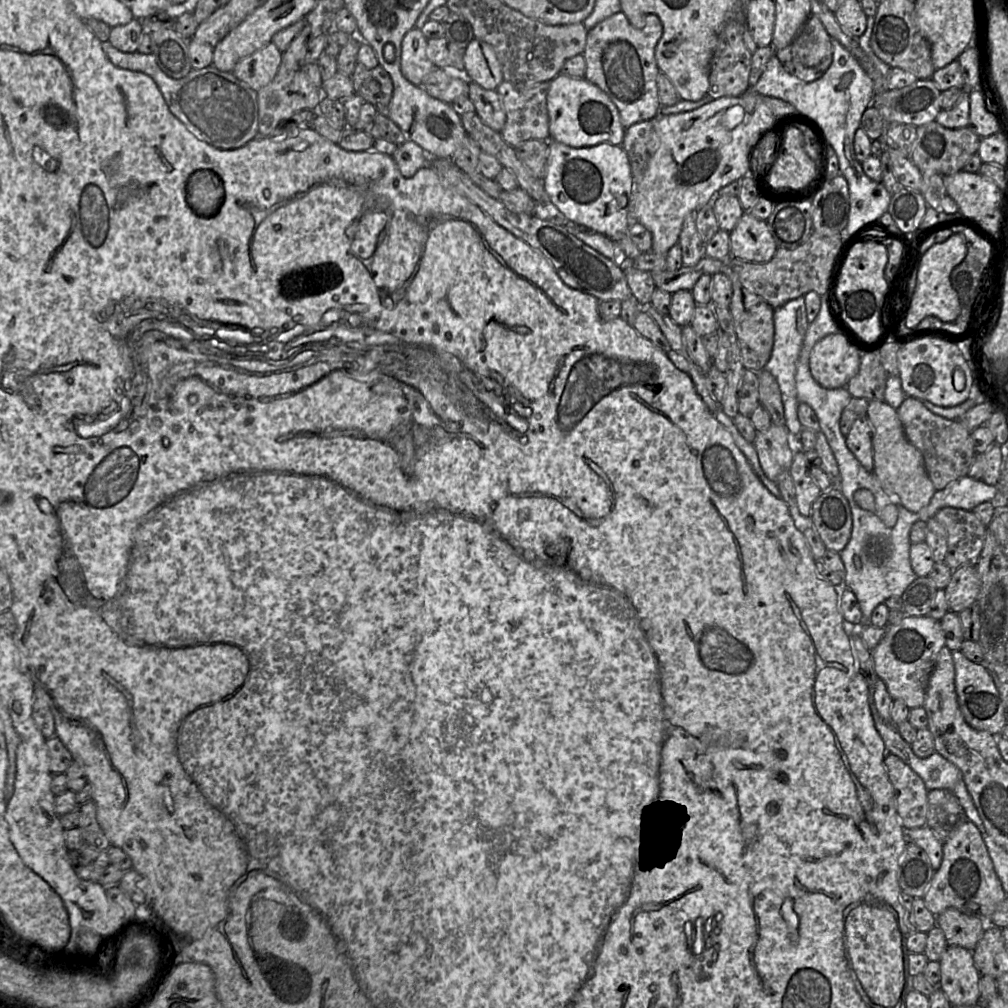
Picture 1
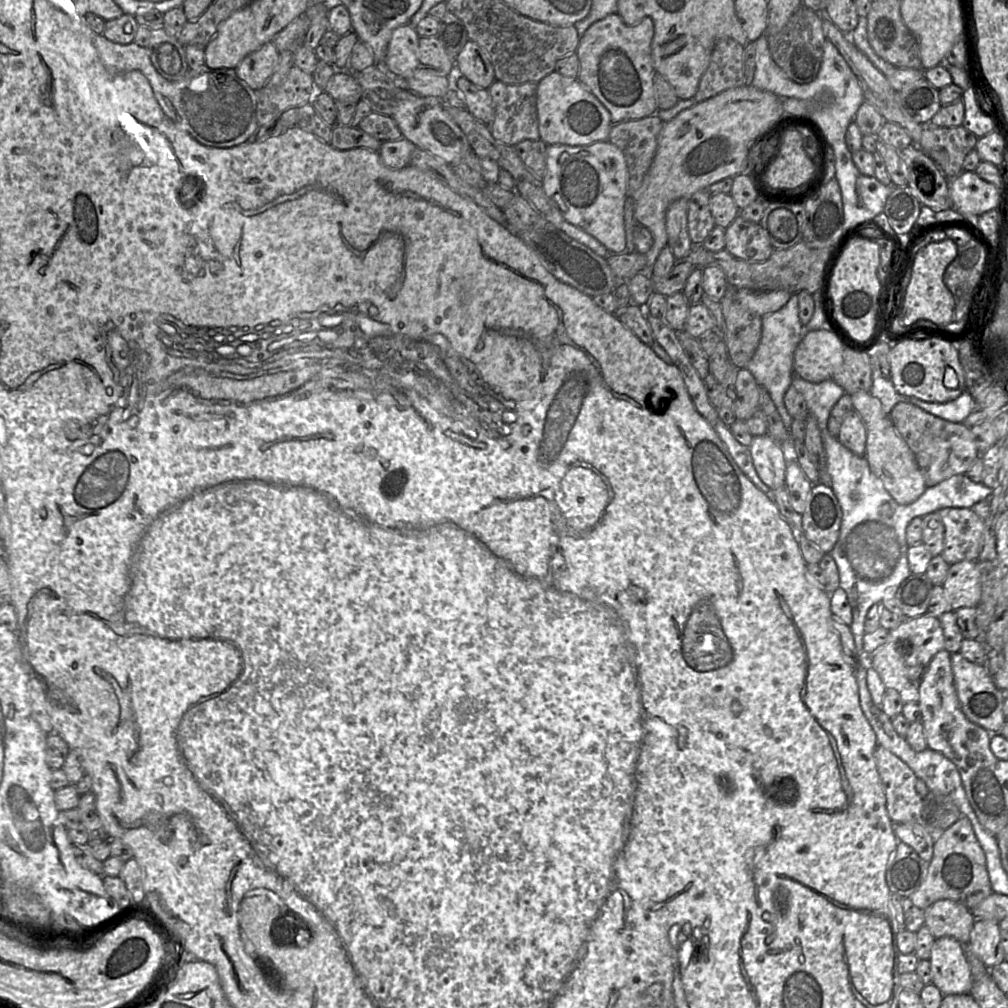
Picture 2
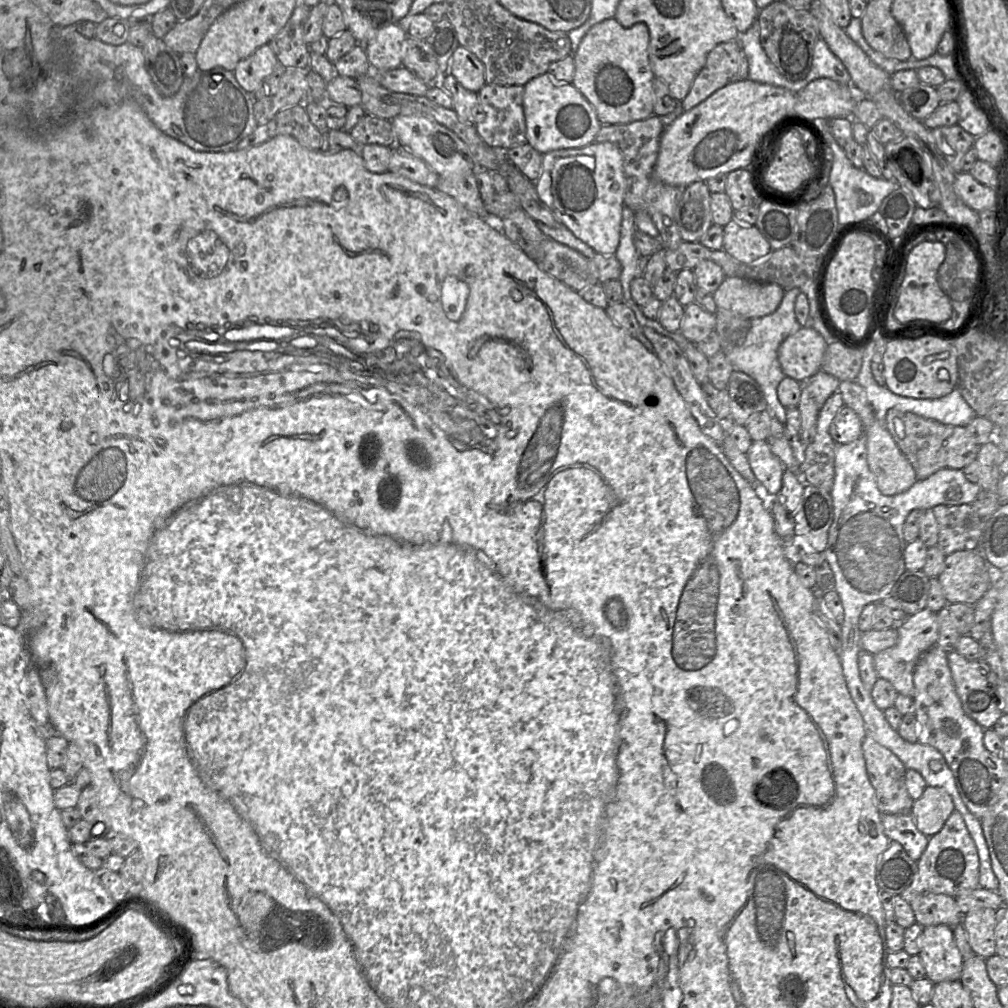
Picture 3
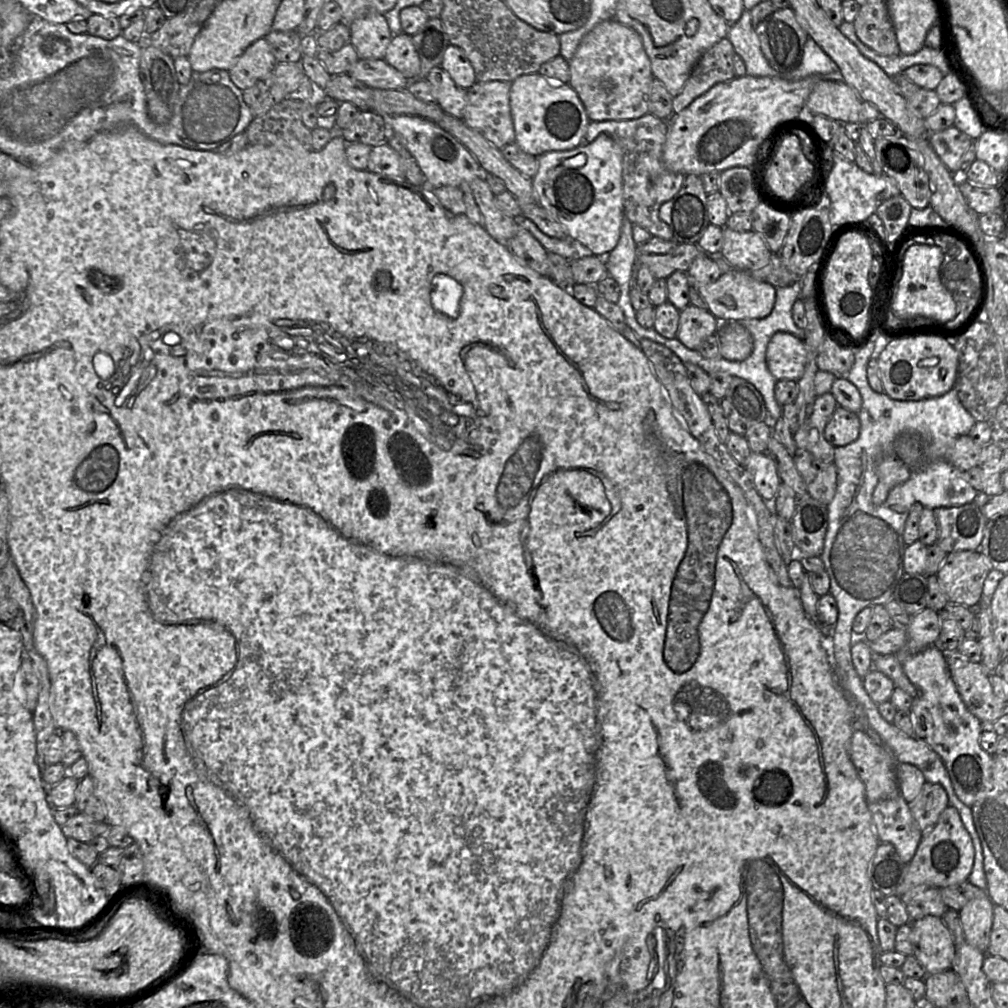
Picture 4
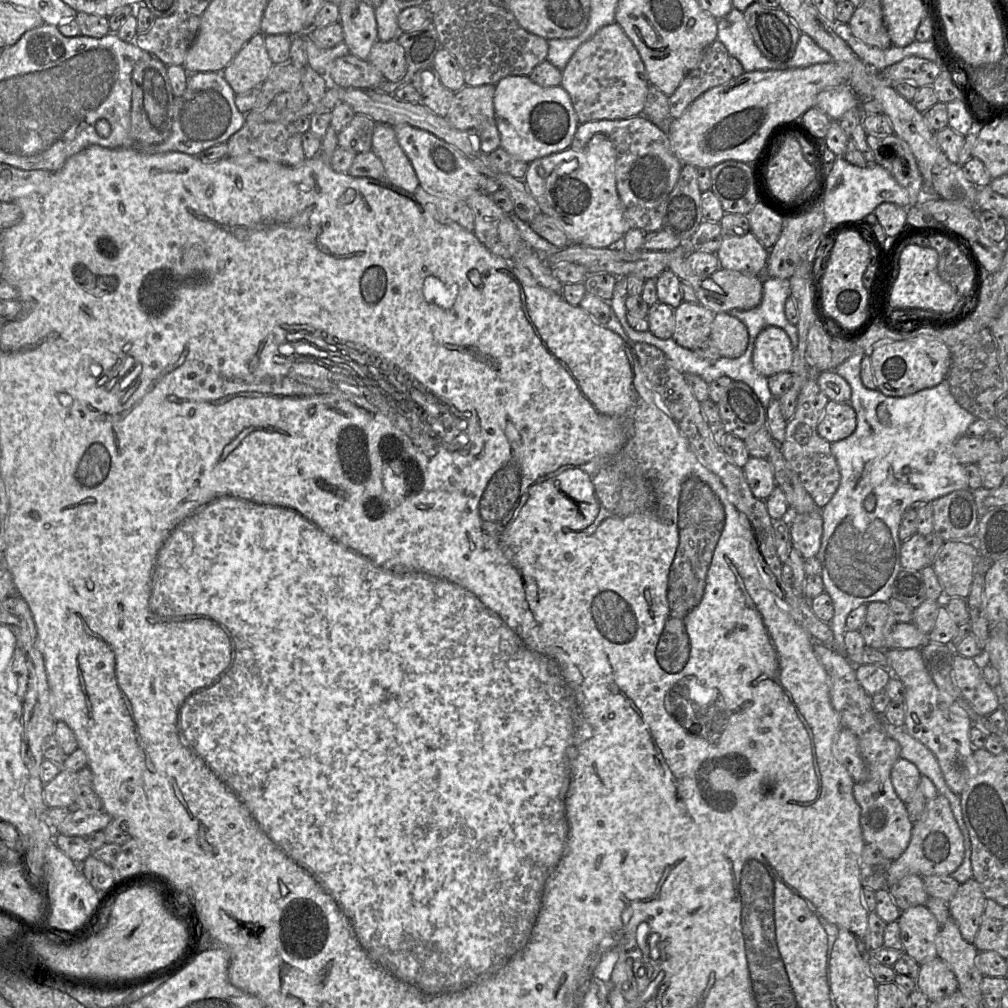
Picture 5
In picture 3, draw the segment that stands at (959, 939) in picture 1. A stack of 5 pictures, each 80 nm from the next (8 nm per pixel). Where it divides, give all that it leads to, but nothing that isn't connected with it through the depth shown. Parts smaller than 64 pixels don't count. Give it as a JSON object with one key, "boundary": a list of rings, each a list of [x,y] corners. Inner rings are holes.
{"boundary":[[[925,894],[910,902],[916,922],[923,927],[947,925],[951,928],[962,924],[963,914],[955,898],[943,894]]]}

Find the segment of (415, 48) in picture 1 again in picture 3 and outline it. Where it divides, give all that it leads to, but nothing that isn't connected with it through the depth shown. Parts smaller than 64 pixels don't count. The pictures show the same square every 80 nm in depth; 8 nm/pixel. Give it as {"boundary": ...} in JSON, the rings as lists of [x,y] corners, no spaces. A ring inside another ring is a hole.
{"boundary":[[[397,23],[381,28],[375,38],[364,45],[369,63],[378,70],[402,66],[401,45],[407,36]]]}

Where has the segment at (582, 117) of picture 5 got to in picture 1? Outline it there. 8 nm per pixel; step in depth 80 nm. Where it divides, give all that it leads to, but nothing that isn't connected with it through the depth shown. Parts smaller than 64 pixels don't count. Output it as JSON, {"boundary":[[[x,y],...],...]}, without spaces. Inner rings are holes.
{"boundary":[[[622,12],[613,14],[588,30],[582,53],[586,63],[584,78],[609,97],[618,110],[624,128],[658,115],[661,104],[657,76],[660,71],[655,60],[655,47],[662,33],[662,23],[656,15],[646,15],[644,27],[636,29]]]}

